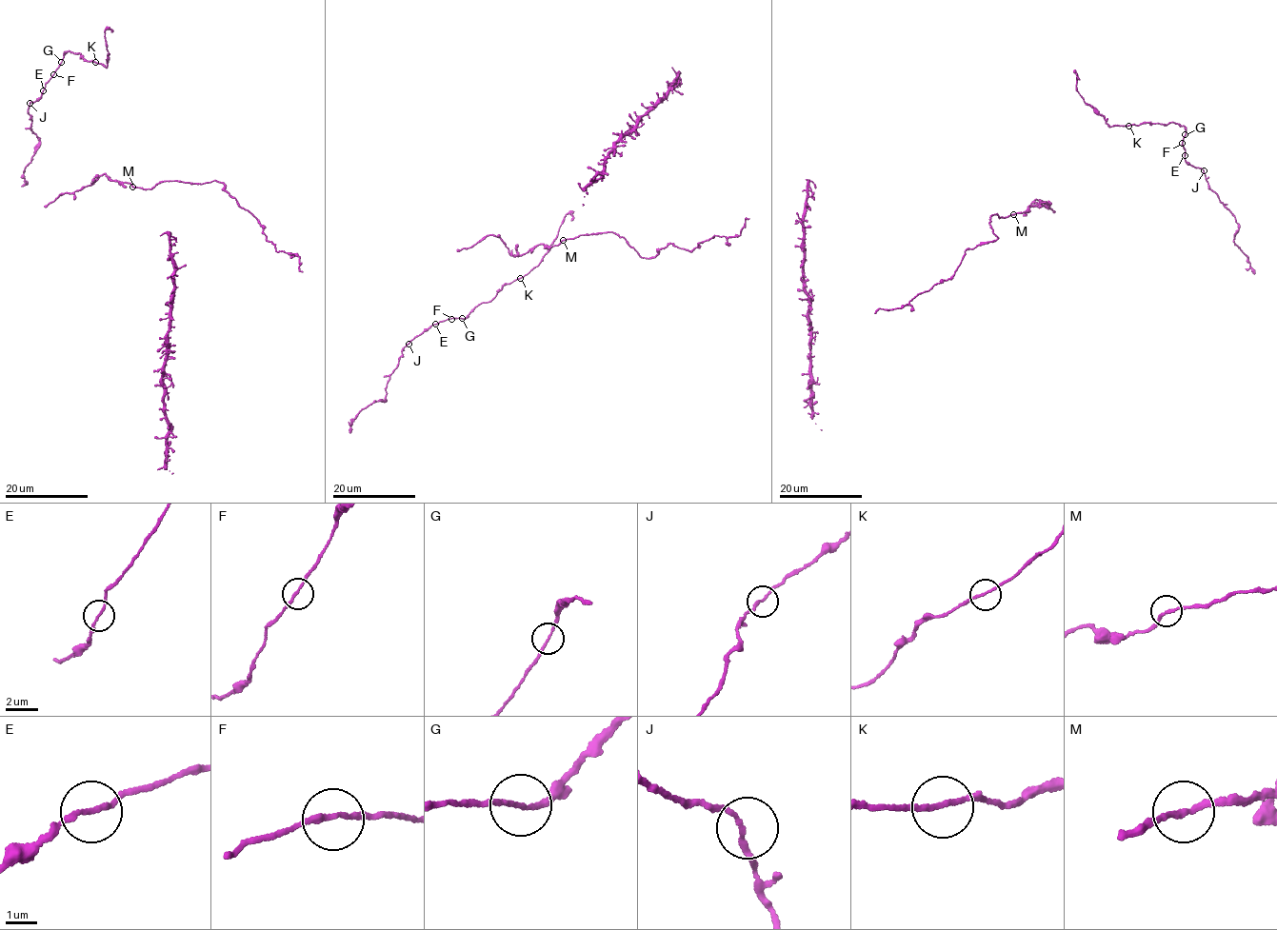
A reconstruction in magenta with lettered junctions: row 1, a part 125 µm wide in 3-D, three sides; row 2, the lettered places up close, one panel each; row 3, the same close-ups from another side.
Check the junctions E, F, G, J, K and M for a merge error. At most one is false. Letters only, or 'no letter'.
no letter

